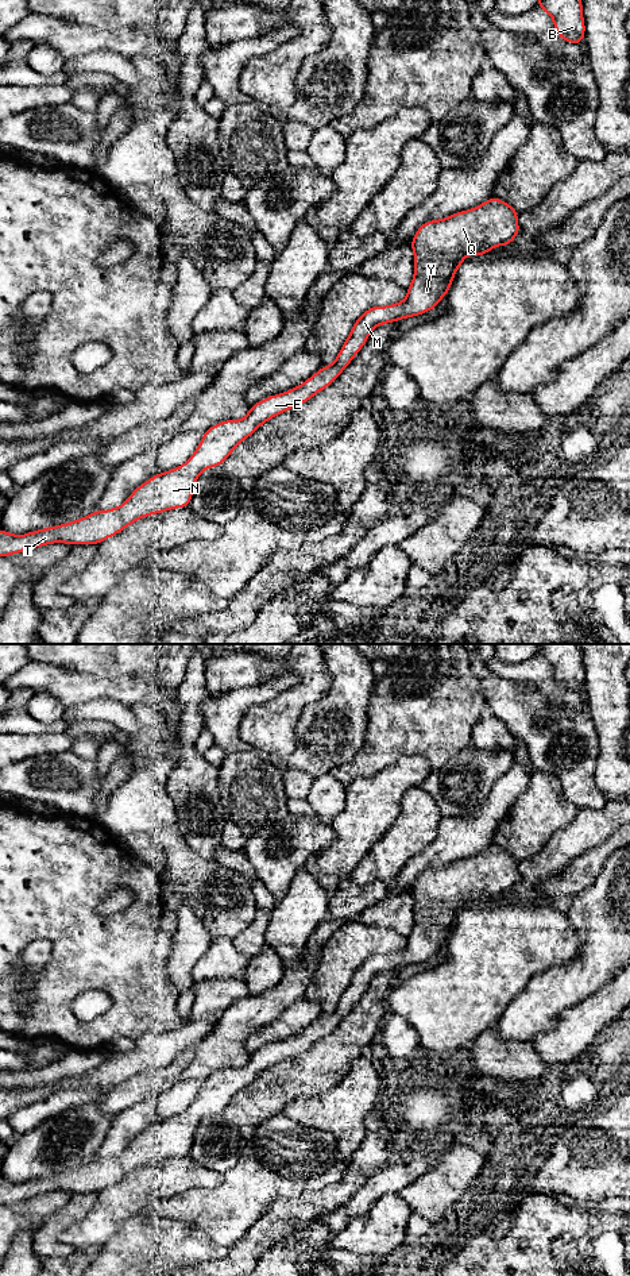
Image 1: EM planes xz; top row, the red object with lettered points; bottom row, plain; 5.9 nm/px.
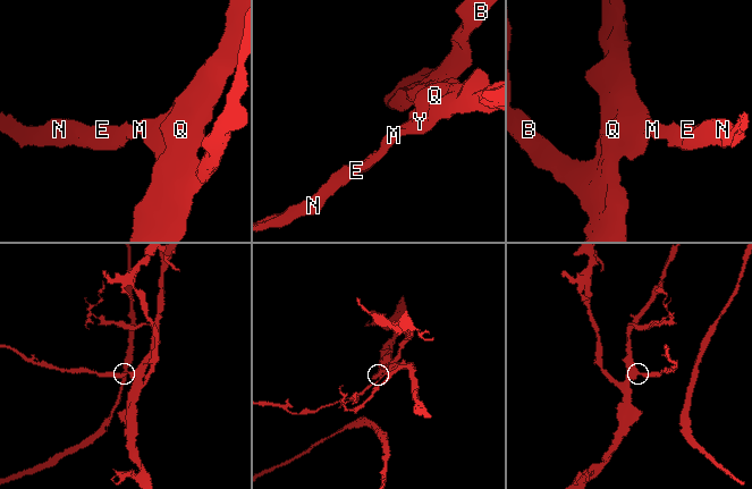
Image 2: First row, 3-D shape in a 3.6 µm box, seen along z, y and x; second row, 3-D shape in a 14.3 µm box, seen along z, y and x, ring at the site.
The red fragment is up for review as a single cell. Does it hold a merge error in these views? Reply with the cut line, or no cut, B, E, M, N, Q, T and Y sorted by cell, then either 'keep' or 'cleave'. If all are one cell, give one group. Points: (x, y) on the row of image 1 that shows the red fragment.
no cut; B E M N Q T Y; keep

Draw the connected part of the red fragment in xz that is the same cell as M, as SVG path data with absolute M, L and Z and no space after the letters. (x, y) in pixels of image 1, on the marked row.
M491 197L476 208L424 223L411 239L414 277L406 289L406 298L393 305L367 309L353 324L332 365L321 367L302 385L251 405L244 419L214 424L204 432L200 446L186 463L151 477L117 508L94 510L69 524L22 536L0 529L0 556L53 543L98 546L146 516L188 508L194 483L204 470L221 466L231 452L267 420L304 405L328 388L362 350L374 328L436 308L448 294L467 255L483 257L494 247L509 246L514 240L521 231L517 217L518 211L511 205Z

